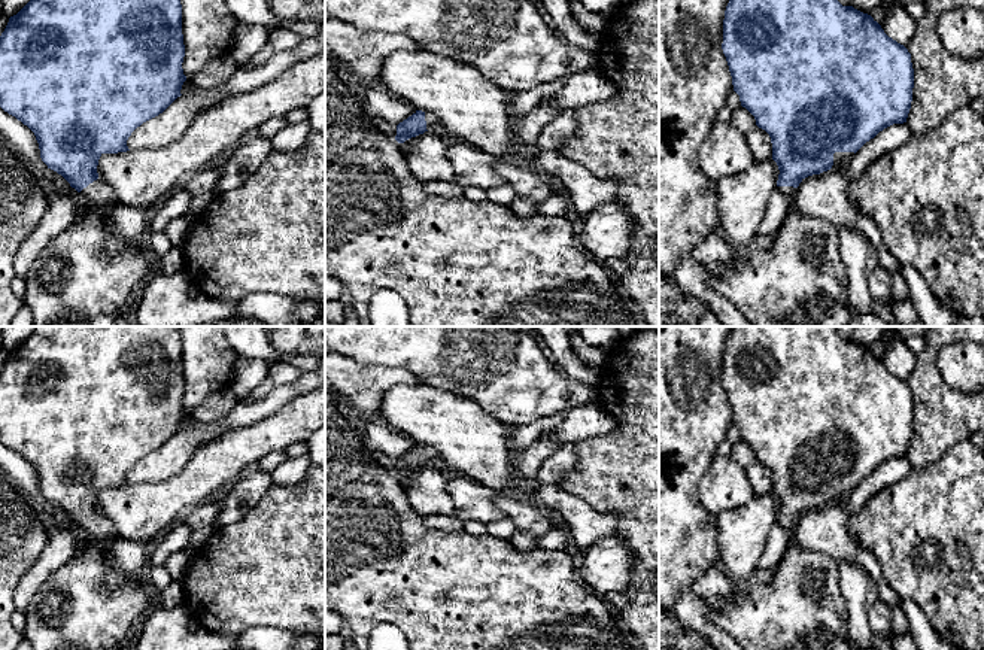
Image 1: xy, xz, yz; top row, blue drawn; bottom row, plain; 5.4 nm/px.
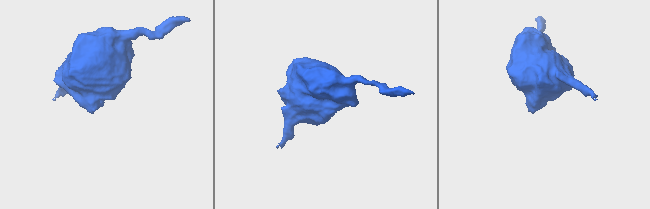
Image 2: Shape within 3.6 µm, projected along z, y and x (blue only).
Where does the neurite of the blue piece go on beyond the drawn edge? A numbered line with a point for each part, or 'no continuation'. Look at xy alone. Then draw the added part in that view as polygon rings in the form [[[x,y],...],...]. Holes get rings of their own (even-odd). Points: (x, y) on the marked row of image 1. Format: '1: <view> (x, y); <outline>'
1: xy (85, 276); [[[100,177],[81,191],[89,209],[58,234],[25,273],[24,304],[33,313],[33,326],[112,326],[145,280],[157,270],[157,259],[112,236],[104,228],[104,210],[119,203]]]

